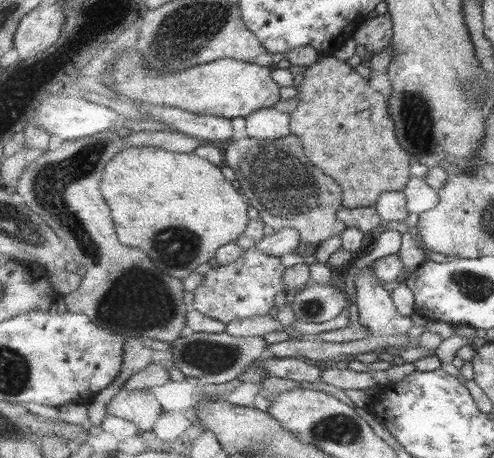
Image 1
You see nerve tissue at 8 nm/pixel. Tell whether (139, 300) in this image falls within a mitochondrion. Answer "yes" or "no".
yes

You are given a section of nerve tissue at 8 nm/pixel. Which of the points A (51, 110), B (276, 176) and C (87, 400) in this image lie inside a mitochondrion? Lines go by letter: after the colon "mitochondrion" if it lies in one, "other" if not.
A: other
B: mitochondrion
C: other

